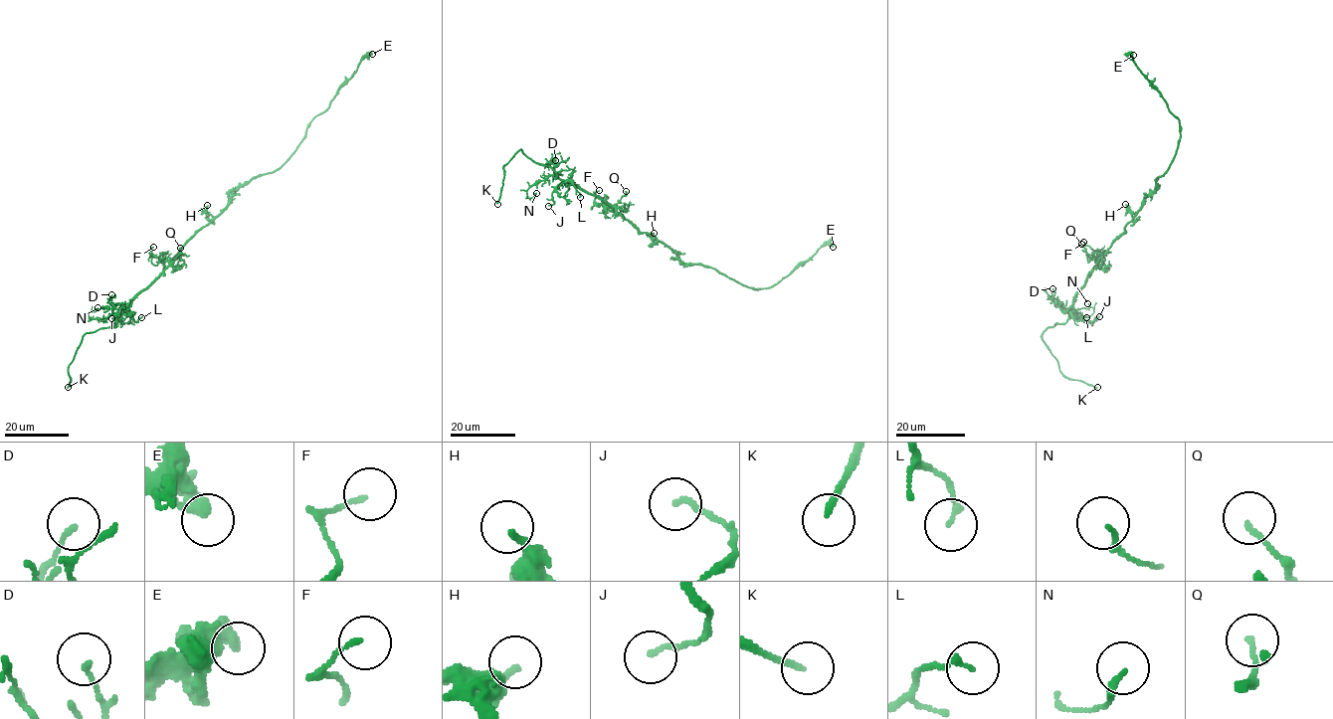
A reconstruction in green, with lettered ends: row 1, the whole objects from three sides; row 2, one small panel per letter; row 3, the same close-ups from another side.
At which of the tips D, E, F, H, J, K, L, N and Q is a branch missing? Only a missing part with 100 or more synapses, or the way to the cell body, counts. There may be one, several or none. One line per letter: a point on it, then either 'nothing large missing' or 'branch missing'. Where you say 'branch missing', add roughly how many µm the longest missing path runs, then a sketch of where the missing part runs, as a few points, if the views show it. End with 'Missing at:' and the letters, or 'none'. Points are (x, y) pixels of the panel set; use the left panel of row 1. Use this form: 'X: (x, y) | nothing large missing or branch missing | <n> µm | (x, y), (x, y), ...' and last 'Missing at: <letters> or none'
D: (111, 294) | nothing large missing
E: (372, 54) | nothing large missing
F: (153, 247) | nothing large missing
H: (207, 205) | nothing large missing
J: (111, 318) | nothing large missing
K: (68, 387) | branch missing | 15 µm | (68, 387), (38, 386)
L: (141, 317) | nothing large missing
N: (97, 307) | nothing large missing
Q: (180, 248) | nothing large missing
Missing at: K

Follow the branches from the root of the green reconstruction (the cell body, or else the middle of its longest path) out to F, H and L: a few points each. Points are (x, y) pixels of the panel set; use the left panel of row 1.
F: (204, 226), (170, 259), (153, 256), (149, 250), (153, 247)
H: (204, 226), (213, 219), (206, 211), (207, 205)
L: (204, 226), (126, 308), (125, 313), (134, 321), (141, 317)

